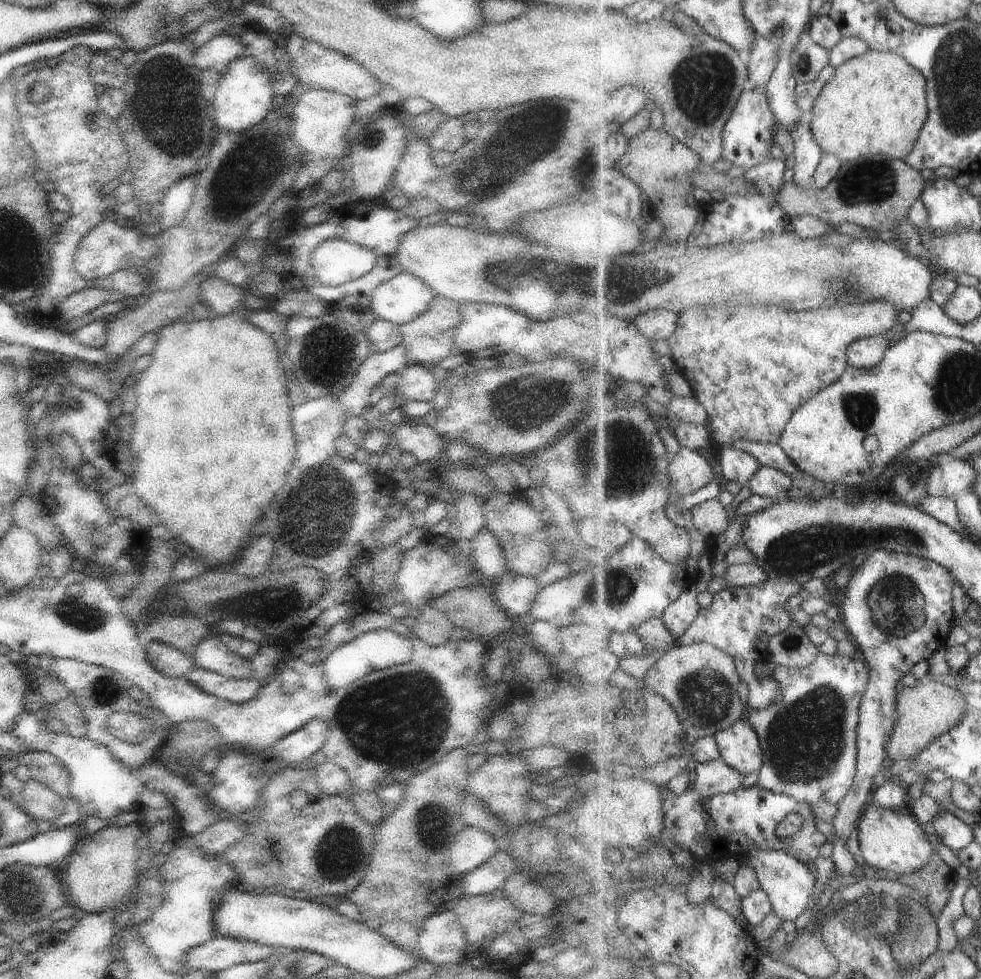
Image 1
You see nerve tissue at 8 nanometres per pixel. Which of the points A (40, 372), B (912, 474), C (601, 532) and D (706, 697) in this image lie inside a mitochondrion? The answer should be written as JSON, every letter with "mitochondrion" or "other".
{"A":"other","B":"mitochondrion","C":"other","D":"mitochondrion"}

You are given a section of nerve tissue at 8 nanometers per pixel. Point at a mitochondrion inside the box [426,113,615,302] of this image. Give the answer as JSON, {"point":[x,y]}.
{"point":[572,279]}

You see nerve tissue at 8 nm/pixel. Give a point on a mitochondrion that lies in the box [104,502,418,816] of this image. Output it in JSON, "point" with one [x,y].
{"point":[271,600]}

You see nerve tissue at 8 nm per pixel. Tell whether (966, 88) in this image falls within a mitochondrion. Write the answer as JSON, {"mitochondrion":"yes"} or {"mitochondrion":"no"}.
{"mitochondrion":"yes"}

